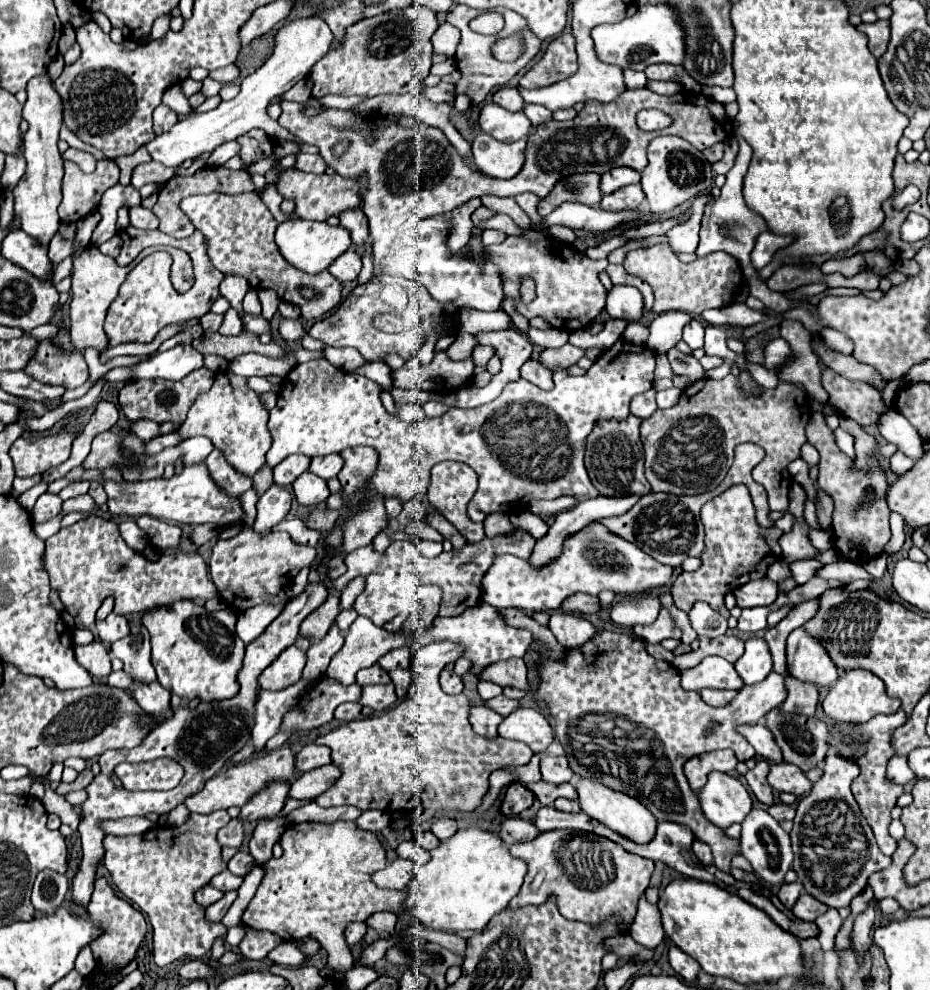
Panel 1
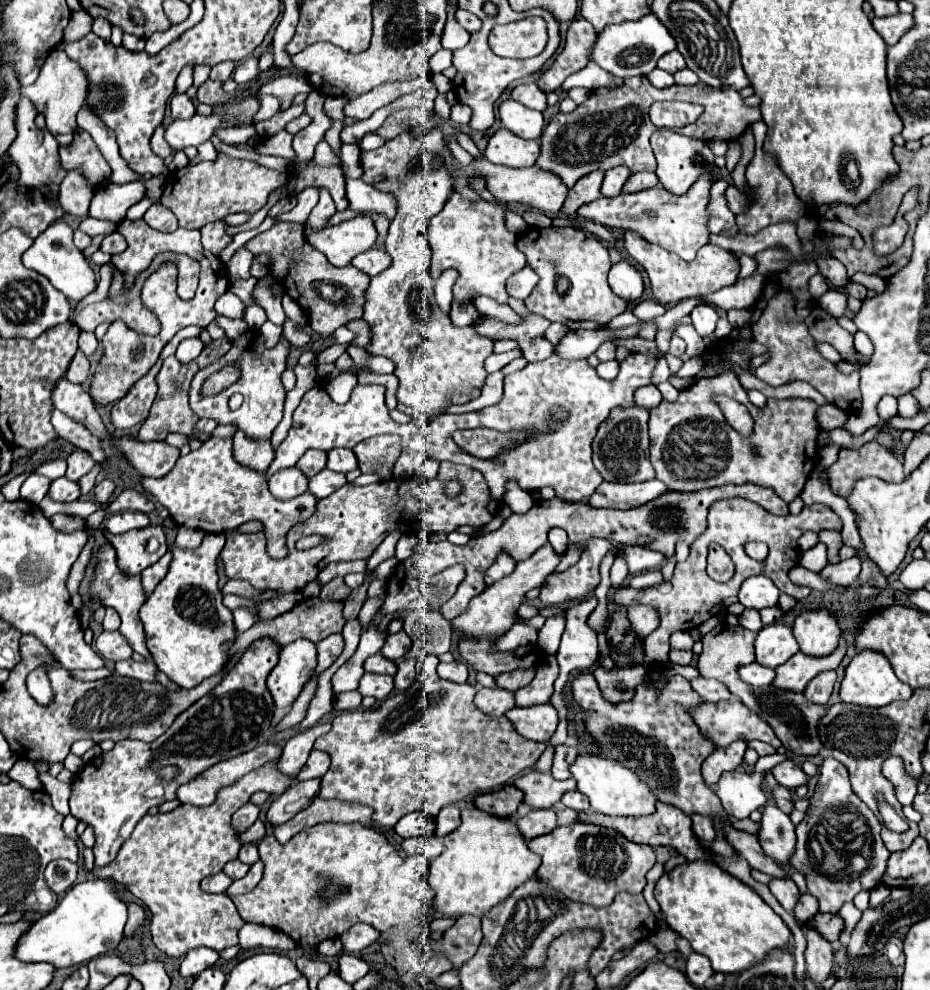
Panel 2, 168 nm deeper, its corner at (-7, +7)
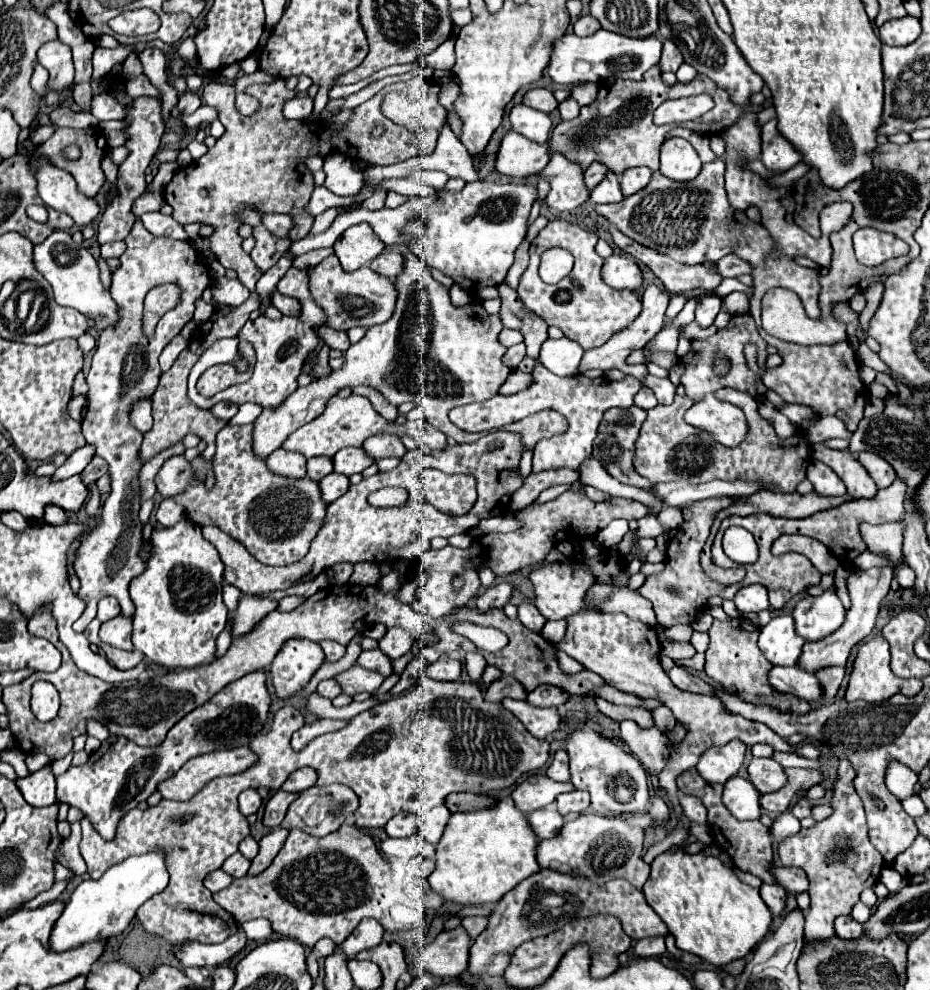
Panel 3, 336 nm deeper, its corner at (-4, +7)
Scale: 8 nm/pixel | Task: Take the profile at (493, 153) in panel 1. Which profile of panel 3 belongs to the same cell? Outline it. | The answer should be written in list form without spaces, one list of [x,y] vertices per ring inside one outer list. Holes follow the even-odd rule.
[[[510,130],[504,134],[496,152],[496,170],[506,176],[526,178],[548,164],[546,146],[530,142],[526,136]]]

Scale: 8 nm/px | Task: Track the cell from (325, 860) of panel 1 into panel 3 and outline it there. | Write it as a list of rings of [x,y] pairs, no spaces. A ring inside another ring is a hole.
[[[350,824],[340,826],[324,838],[290,830],[282,850],[262,874],[234,880],[228,888],[216,892],[214,900],[226,908],[238,924],[268,918],[278,936],[292,938],[304,948],[314,948],[320,938],[342,944],[362,918],[374,918],[390,932],[424,924],[424,906],[396,894],[388,860],[378,852],[368,834]]]

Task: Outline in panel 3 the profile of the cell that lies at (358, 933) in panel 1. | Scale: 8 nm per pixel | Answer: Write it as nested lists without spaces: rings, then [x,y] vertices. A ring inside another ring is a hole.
[[[364,918],[354,932],[342,942],[342,950],[348,958],[354,958],[358,952],[374,948],[382,942],[382,926],[378,926],[378,922],[374,922],[374,918]]]

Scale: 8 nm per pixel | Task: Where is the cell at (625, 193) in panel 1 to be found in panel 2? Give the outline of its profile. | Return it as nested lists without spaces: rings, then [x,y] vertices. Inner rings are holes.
[[[635,172],[625,182],[623,192],[641,192],[641,190],[653,188],[655,184],[657,184],[657,174],[655,172]]]

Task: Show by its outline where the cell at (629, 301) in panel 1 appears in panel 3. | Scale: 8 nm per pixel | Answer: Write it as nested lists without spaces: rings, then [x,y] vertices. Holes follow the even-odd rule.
[[[612,254],[604,260],[602,280],[614,290],[638,290],[642,286],[642,272],[632,258]]]

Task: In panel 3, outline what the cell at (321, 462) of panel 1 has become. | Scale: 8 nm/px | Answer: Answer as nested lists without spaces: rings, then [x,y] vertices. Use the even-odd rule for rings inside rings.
[[[342,448],[338,454],[334,454],[334,472],[350,476],[356,472],[362,472],[372,464],[372,460],[366,456],[362,448]]]

